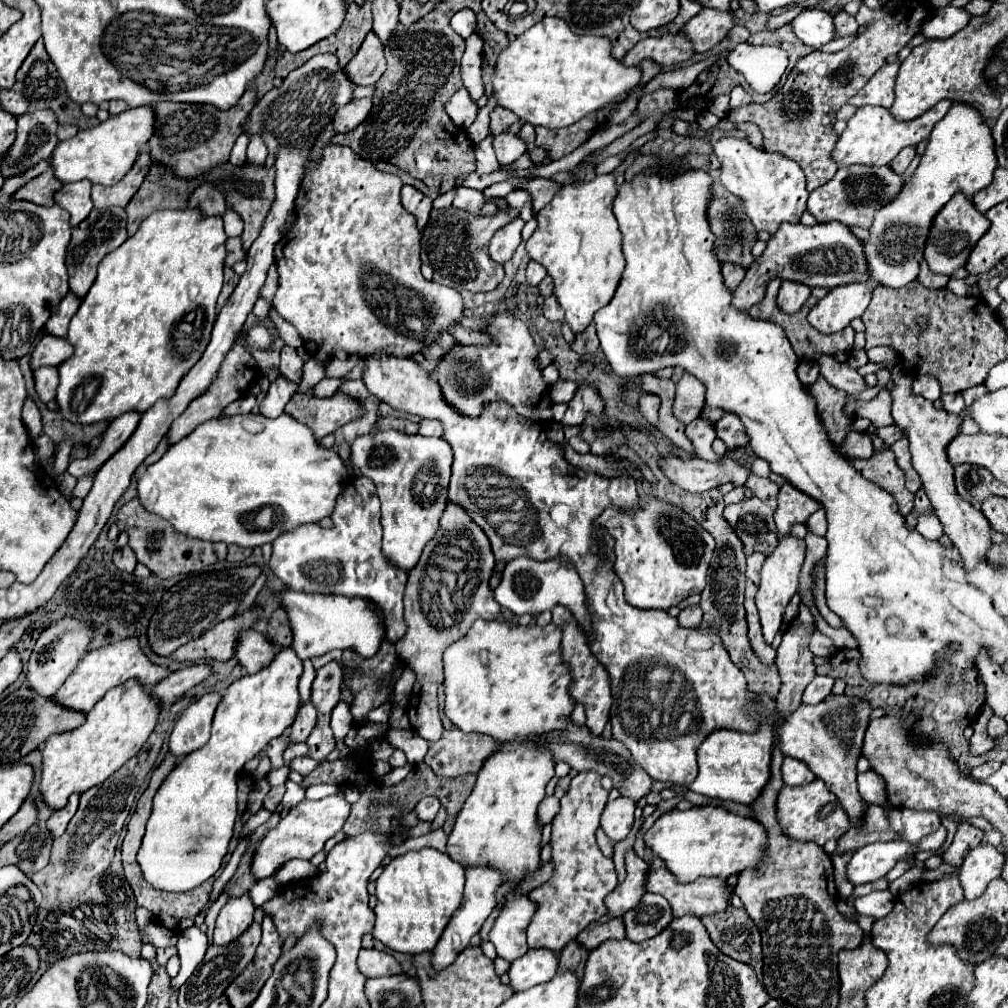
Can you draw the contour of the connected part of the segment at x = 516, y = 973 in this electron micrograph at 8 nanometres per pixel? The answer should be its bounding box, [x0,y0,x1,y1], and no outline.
[508,949,558,991]

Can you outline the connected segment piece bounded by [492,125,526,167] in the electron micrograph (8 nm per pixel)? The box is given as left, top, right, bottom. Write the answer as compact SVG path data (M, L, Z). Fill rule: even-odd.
M514 125L510 133L502 133L502 135L494 137L494 141L492 141L498 163L504 167L512 165L516 159L520 159L526 153L526 143L516 137L518 129L520 129L520 125Z

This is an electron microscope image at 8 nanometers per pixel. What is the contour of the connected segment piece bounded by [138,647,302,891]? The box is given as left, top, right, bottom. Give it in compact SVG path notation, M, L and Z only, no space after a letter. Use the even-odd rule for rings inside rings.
M286 647L276 653L268 667L256 675L240 677L226 689L212 721L210 741L186 755L154 797L154 809L138 851L138 863L150 885L162 891L190 891L220 869L238 815L238 773L246 761L294 723L300 709L300 675L302 659L298 659L292 647Z

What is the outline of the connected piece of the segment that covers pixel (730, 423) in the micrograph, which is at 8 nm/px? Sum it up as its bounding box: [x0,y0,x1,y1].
[714,413,748,449]

